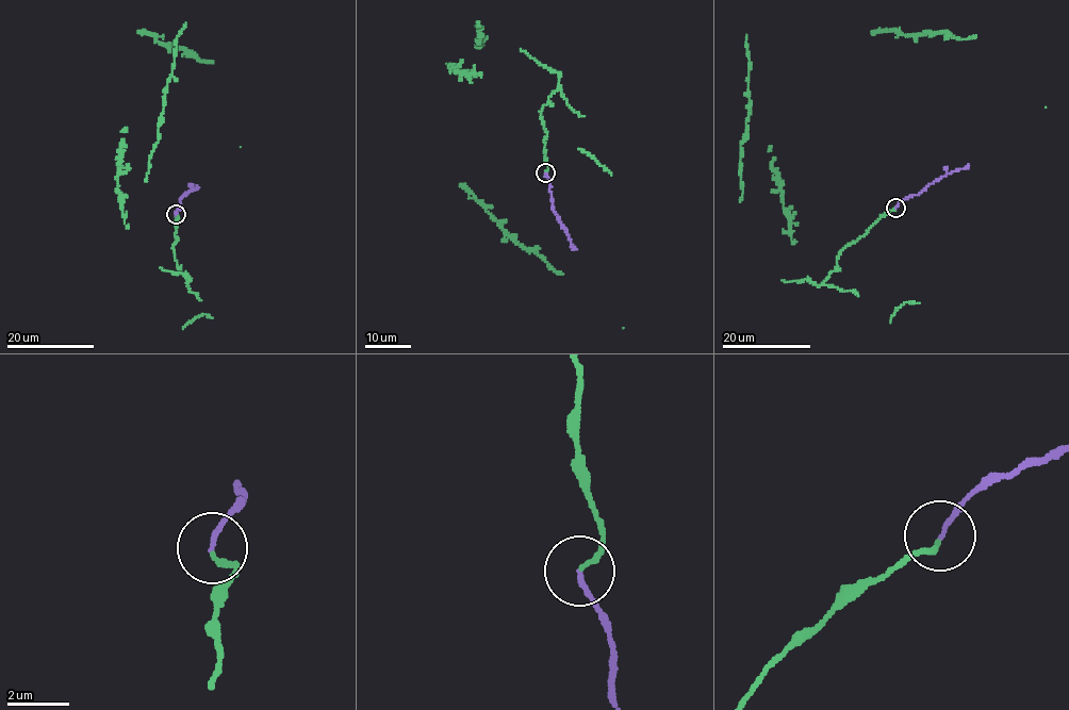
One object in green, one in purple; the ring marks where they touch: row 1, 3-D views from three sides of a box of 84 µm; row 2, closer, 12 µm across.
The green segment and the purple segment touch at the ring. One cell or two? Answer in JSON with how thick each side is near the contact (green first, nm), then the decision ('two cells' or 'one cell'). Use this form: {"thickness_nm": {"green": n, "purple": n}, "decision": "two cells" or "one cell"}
{"thickness_nm": {"green": 160, "purple": 130}, "decision": "one cell"}

